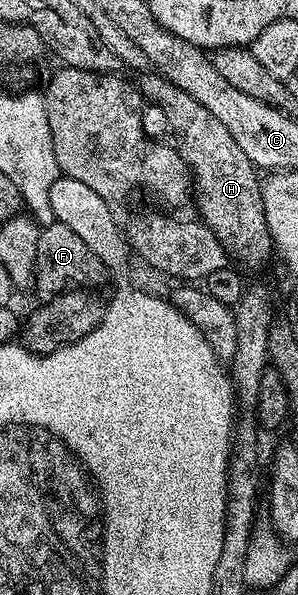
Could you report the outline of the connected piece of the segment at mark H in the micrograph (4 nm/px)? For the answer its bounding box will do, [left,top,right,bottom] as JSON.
[138,72,274,262]

